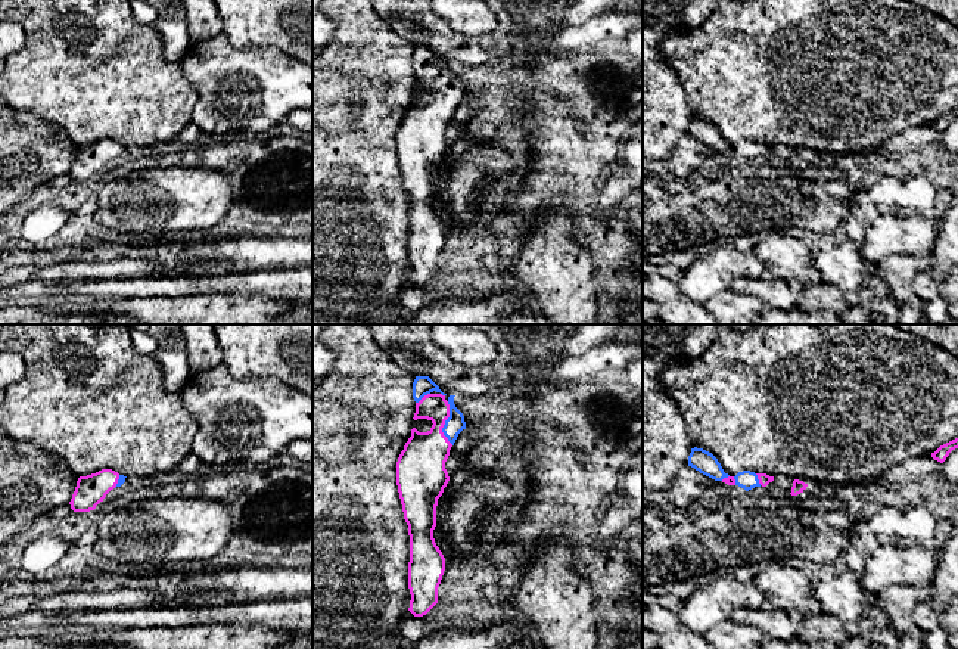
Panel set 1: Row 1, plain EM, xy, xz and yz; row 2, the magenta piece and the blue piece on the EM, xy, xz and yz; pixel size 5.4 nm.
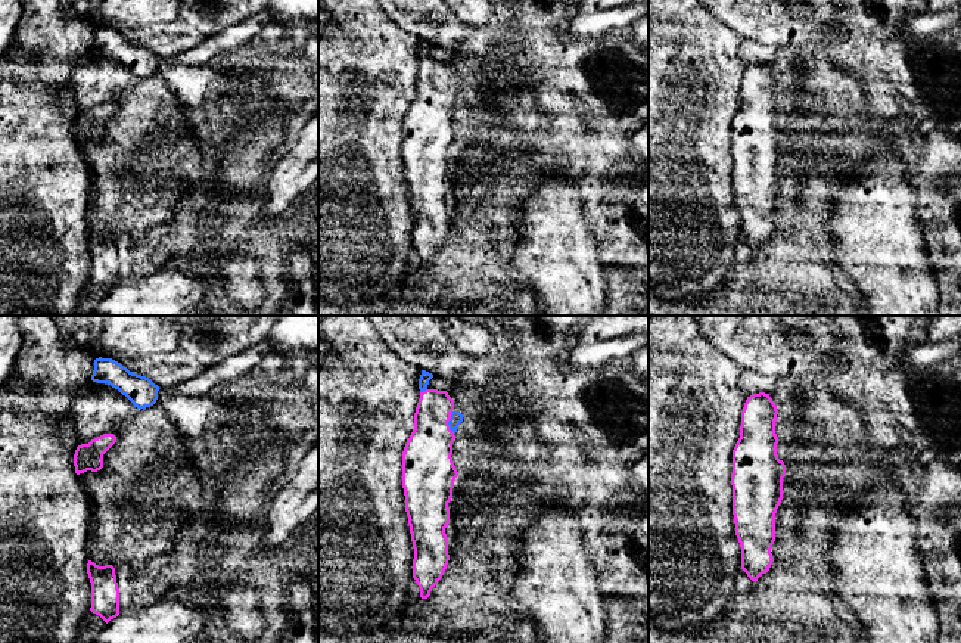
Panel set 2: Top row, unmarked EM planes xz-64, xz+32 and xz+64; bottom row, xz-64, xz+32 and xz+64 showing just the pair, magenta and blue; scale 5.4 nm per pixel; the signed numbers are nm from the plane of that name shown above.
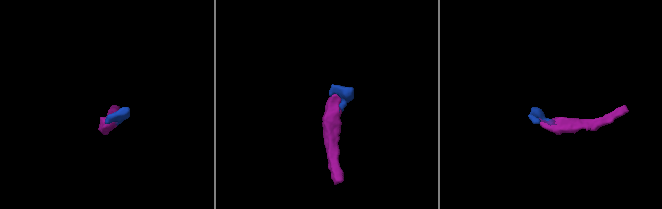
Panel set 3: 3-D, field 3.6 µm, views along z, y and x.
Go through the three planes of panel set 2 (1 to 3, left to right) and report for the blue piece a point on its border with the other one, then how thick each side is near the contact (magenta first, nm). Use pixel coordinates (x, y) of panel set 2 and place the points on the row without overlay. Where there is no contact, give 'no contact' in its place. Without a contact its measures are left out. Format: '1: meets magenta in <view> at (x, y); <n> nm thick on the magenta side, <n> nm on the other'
1: no contact
2: meets magenta in xz+32 at (448, 90); 280 nm thick on the magenta side, 70 nm on the other
3: no contact

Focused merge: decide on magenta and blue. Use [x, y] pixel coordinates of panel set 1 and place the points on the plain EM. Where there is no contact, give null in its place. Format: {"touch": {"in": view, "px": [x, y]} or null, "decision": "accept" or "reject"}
{"touch": {"in": "xz", "px": [444, 93]}, "decision": "accept"}

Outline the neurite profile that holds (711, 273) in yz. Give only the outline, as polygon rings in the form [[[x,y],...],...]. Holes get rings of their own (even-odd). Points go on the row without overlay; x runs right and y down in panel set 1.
[[[728,245],[700,255],[682,274],[678,288],[691,301],[704,305],[718,292],[731,288],[737,279],[759,279],[763,276],[765,266],[758,257],[743,254]]]

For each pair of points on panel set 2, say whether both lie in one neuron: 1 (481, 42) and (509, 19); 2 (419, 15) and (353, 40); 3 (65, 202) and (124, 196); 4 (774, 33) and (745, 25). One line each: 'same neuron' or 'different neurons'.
1: same neuron
2: different neurons
3: different neurons
4: same neuron

